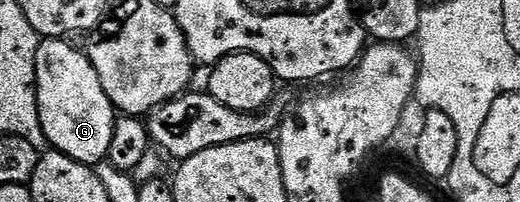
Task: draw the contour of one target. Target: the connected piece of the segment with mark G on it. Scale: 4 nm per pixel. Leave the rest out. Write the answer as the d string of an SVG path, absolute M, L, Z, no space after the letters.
M45 39L37 49L37 124L56 152L97 167L108 158L118 114L107 99L107 91L103 91L103 83L99 83L88 52L80 53L69 43L65 39Z

